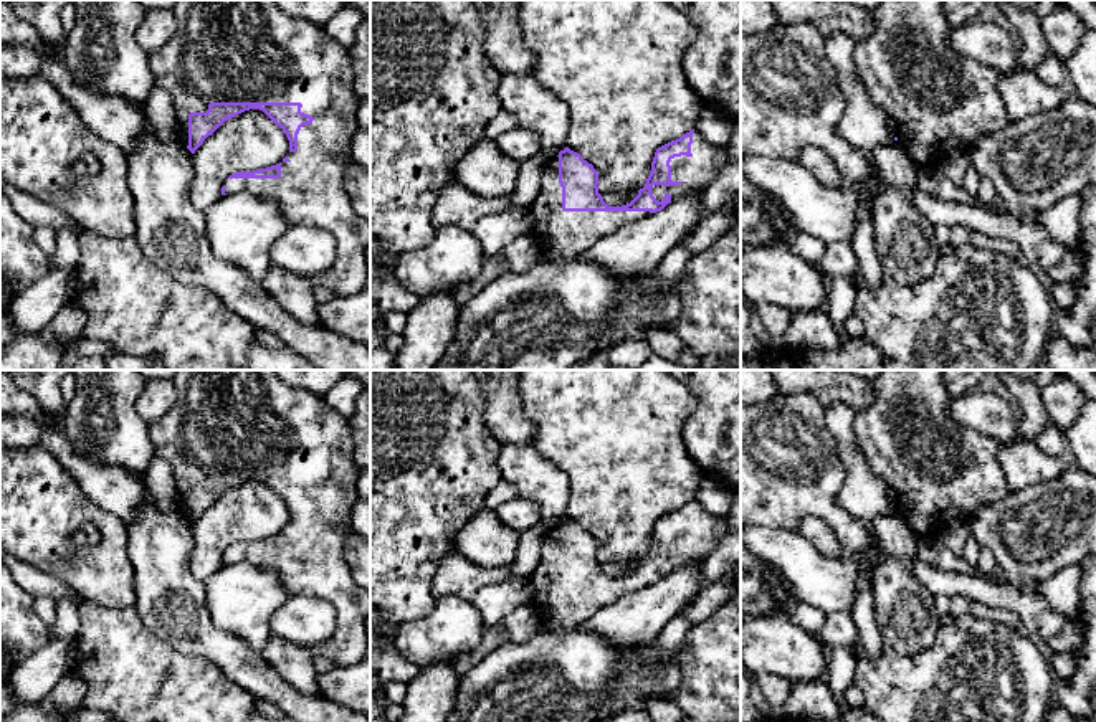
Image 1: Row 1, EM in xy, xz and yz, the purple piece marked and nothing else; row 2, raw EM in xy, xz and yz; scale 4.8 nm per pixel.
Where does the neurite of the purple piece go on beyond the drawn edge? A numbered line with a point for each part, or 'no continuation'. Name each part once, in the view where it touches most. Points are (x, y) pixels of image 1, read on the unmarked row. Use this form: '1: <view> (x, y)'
1: xy (223, 420)

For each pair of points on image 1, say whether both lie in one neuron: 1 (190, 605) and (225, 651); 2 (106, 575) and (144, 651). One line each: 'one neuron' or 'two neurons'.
1: one neuron
2: two neurons

